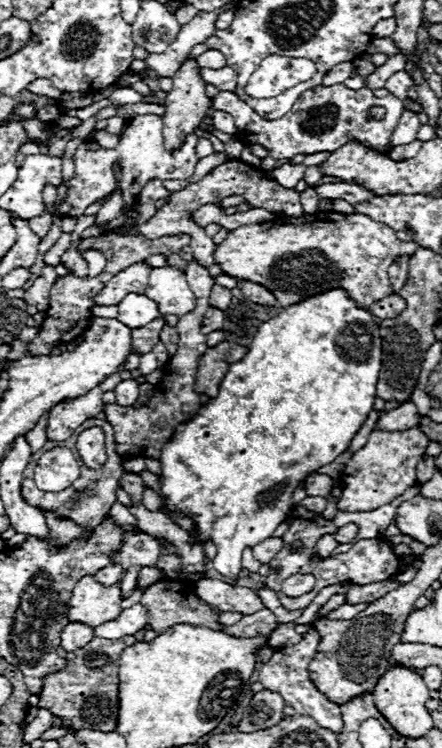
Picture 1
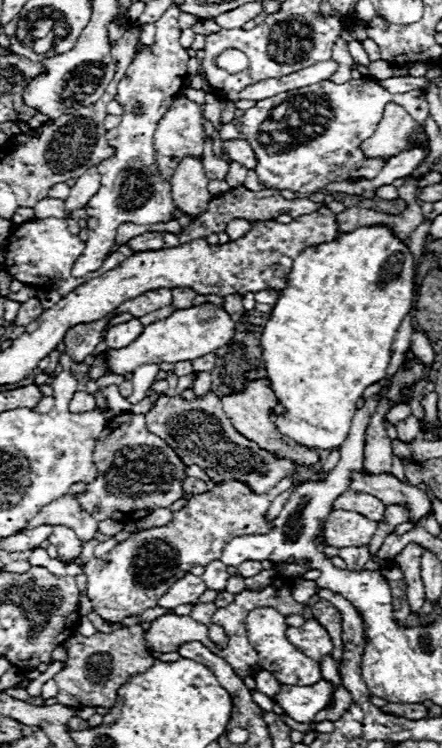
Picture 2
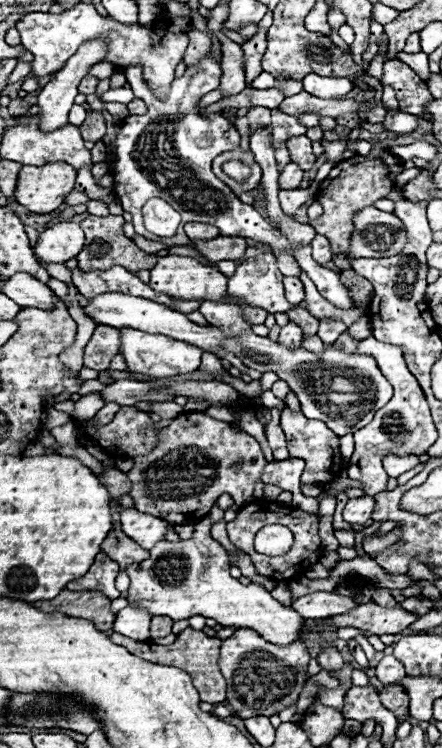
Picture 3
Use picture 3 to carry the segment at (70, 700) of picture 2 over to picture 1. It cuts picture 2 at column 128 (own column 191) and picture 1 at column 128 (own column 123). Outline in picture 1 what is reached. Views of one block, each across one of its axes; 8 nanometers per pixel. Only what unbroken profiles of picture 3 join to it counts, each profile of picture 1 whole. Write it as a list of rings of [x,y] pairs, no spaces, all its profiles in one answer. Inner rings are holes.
[[[122,636],[122,640],[98,640],[94,638],[84,648],[78,648],[76,658],[68,662],[68,666],[62,672],[46,674],[42,692],[38,694],[40,708],[50,710],[56,718],[62,718],[62,724],[72,730],[100,730],[100,732],[112,732],[116,730],[118,722],[118,660],[124,648],[132,646],[136,642],[136,636]]]

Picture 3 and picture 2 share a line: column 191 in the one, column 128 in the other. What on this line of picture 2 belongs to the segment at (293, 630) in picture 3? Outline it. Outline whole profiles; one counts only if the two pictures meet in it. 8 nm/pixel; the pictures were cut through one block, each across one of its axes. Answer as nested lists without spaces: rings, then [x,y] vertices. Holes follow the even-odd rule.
[[[284,478],[268,494],[252,494],[242,482],[224,482],[210,492],[196,494],[186,500],[184,508],[174,512],[174,518],[160,528],[142,530],[128,540],[114,546],[102,558],[92,558],[84,564],[88,576],[88,598],[94,604],[94,612],[104,620],[118,622],[128,616],[138,616],[146,608],[154,608],[158,598],[168,588],[190,572],[192,566],[206,566],[212,560],[220,560],[222,548],[228,540],[246,534],[266,534],[274,526],[266,520],[266,510],[272,500],[294,484],[292,478]]]

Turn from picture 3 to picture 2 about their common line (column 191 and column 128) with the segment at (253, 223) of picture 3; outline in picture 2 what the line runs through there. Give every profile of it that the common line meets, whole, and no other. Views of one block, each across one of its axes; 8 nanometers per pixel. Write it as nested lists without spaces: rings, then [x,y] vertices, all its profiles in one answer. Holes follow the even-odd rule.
[[[176,4],[162,14],[162,18],[154,24],[156,26],[154,48],[150,52],[140,50],[134,62],[128,66],[126,76],[118,82],[116,100],[124,108],[122,122],[118,128],[106,132],[106,140],[114,148],[114,156],[100,162],[98,166],[102,188],[86,204],[88,242],[82,256],[78,256],[78,260],[72,266],[74,278],[86,276],[88,272],[94,272],[102,266],[108,250],[116,244],[116,230],[120,224],[124,222],[134,222],[138,226],[150,226],[160,222],[166,224],[172,220],[172,214],[176,210],[170,196],[170,180],[164,180],[156,166],[154,132],[158,120],[174,102],[174,96],[184,86],[188,74],[190,56],[178,42],[180,38],[178,14],[180,8]]]

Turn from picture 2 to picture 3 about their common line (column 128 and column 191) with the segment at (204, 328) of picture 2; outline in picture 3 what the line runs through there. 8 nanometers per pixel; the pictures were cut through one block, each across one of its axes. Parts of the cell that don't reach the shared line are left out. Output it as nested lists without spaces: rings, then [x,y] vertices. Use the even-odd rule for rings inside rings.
[[[120,328],[120,332],[122,332],[120,354],[126,358],[130,372],[140,372],[150,378],[172,378],[178,374],[190,374],[190,372],[198,370],[198,366],[200,366],[202,350],[194,348],[192,344],[174,340],[174,338],[168,338],[162,334],[146,334],[146,332],[132,330],[132,328]]]

